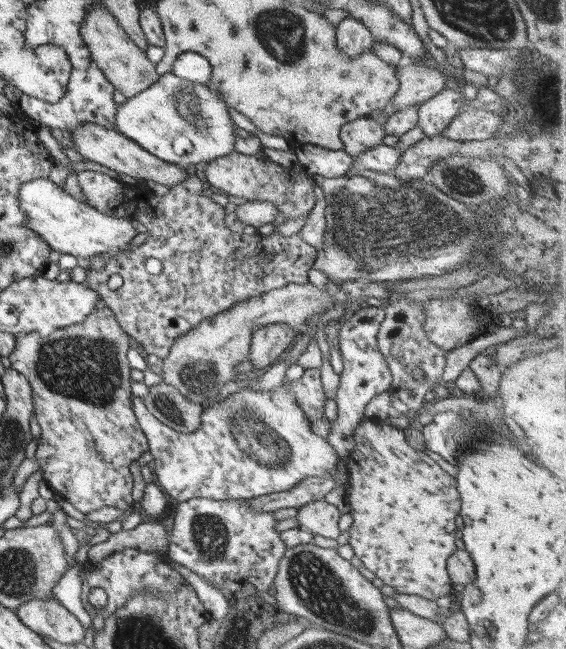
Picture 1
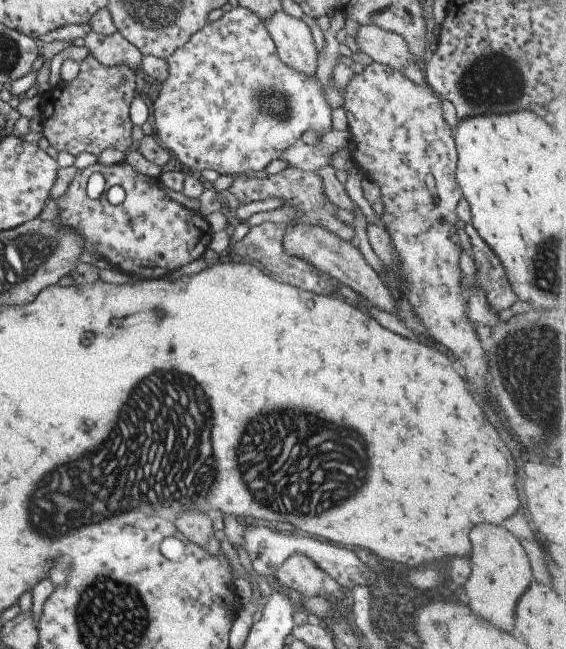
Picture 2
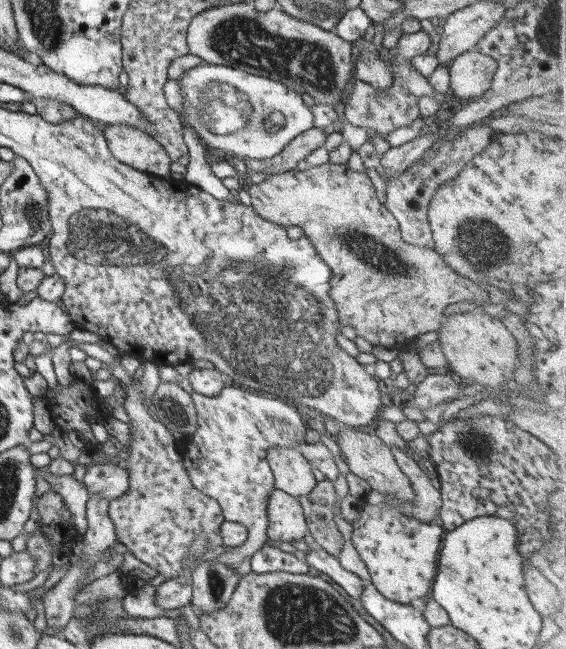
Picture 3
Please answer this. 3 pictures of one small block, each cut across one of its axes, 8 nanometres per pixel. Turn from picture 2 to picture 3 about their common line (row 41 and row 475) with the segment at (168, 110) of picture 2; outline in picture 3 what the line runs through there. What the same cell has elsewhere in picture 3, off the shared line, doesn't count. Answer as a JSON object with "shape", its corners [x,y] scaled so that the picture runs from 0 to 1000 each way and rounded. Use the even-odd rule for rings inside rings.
{"shape":[[[417,587],[382,610],[341,606],[337,612],[352,658],[314,680],[322,686],[318,698],[325,698],[325,720],[339,747],[380,769],[398,803],[420,804],[436,815],[436,835],[429,841],[405,844],[399,855],[382,860],[417,877],[473,832],[472,772],[488,753],[484,730],[470,706],[473,692],[488,687],[528,690],[530,681],[544,683],[539,669],[546,656],[523,627],[484,612],[465,612],[458,602]]]}

